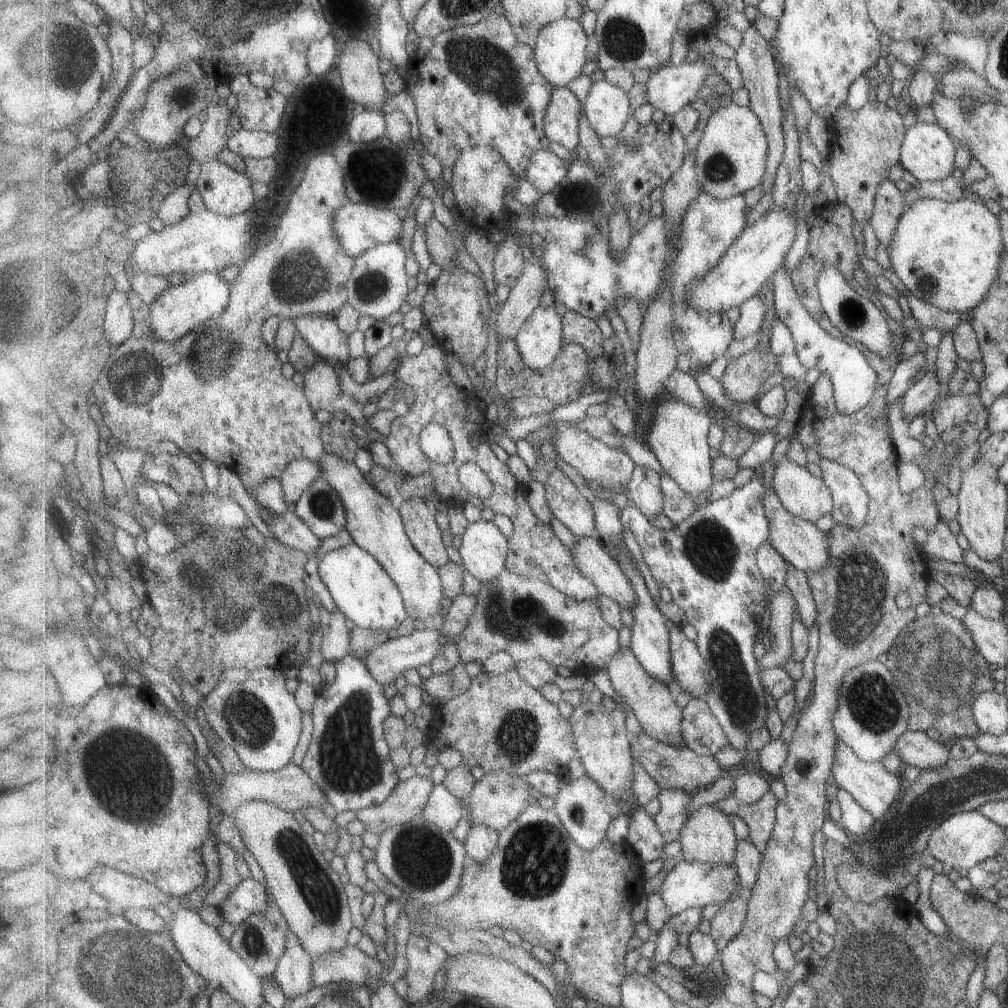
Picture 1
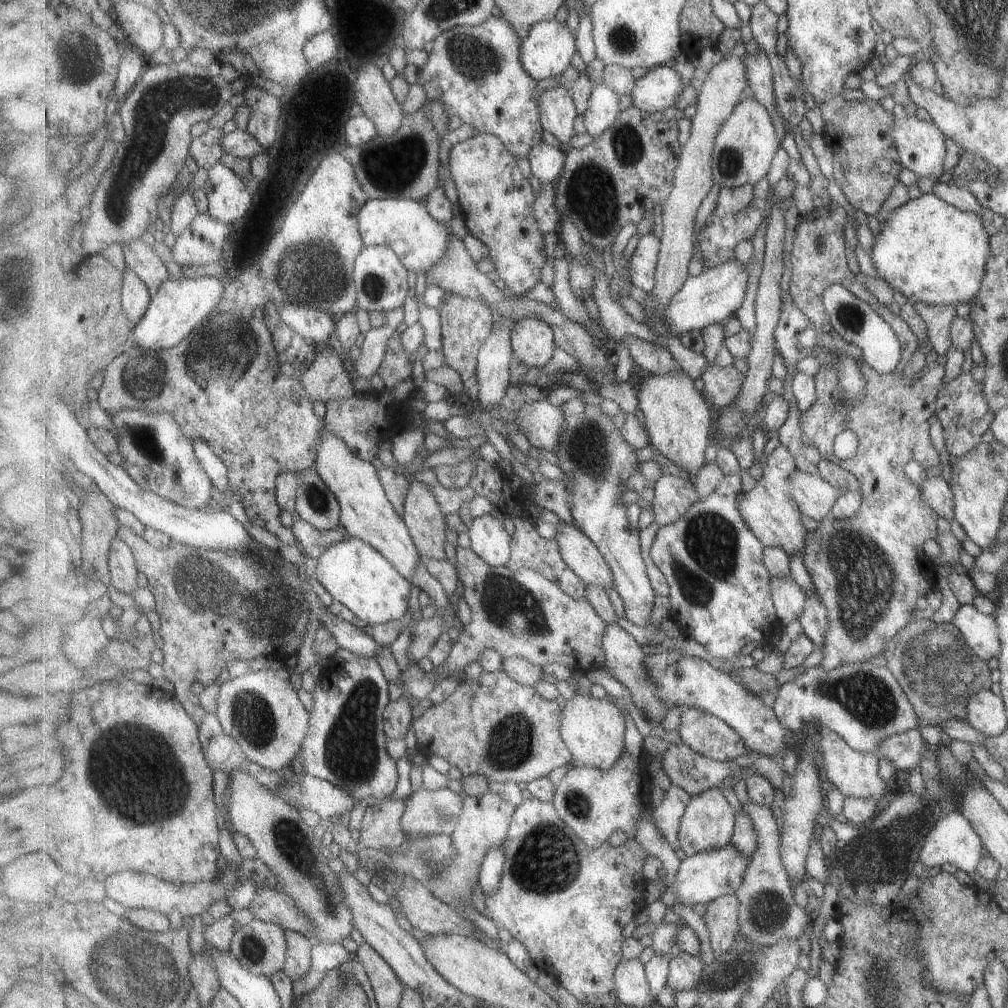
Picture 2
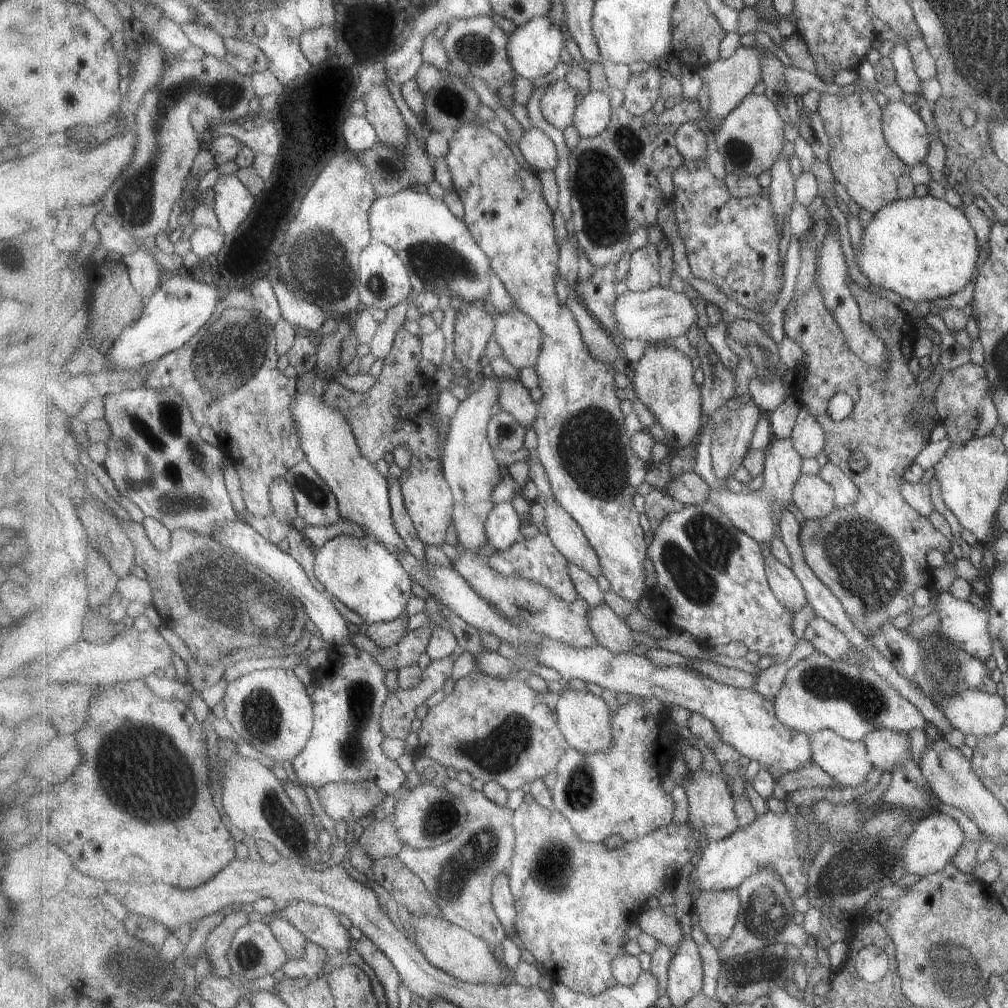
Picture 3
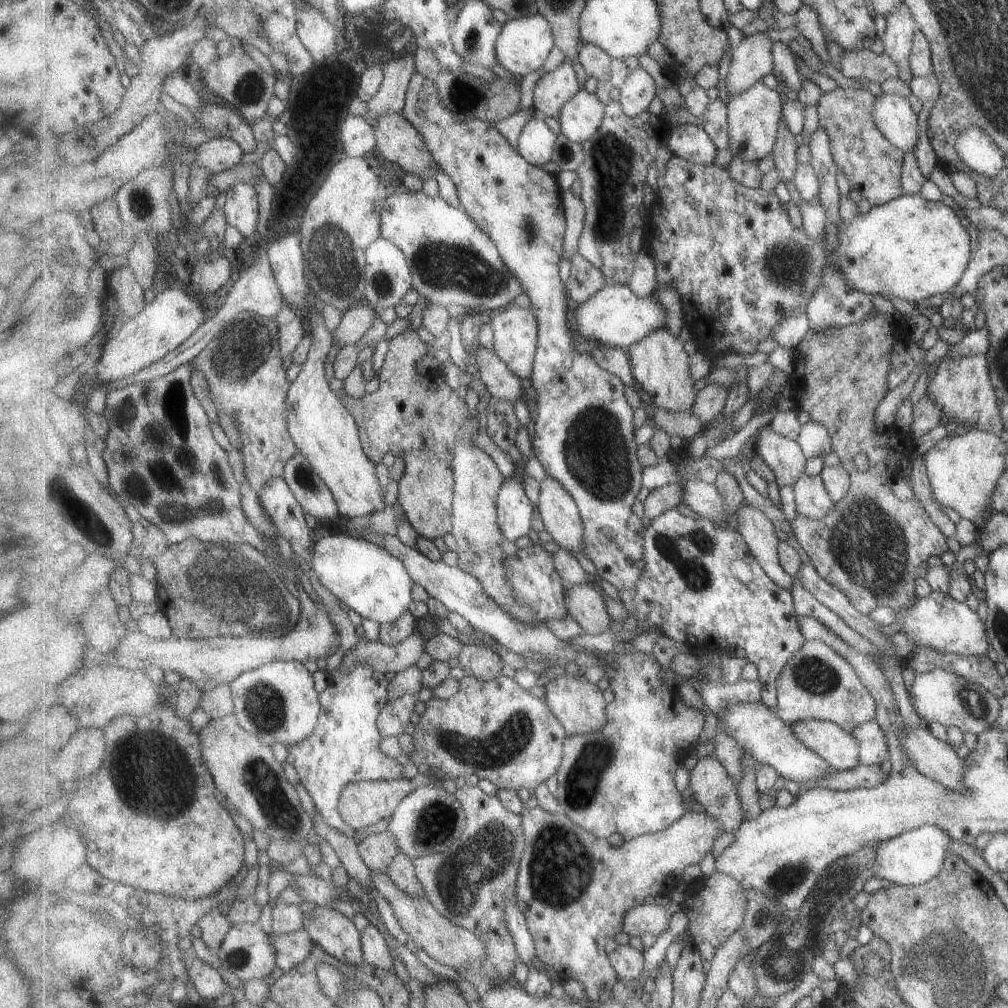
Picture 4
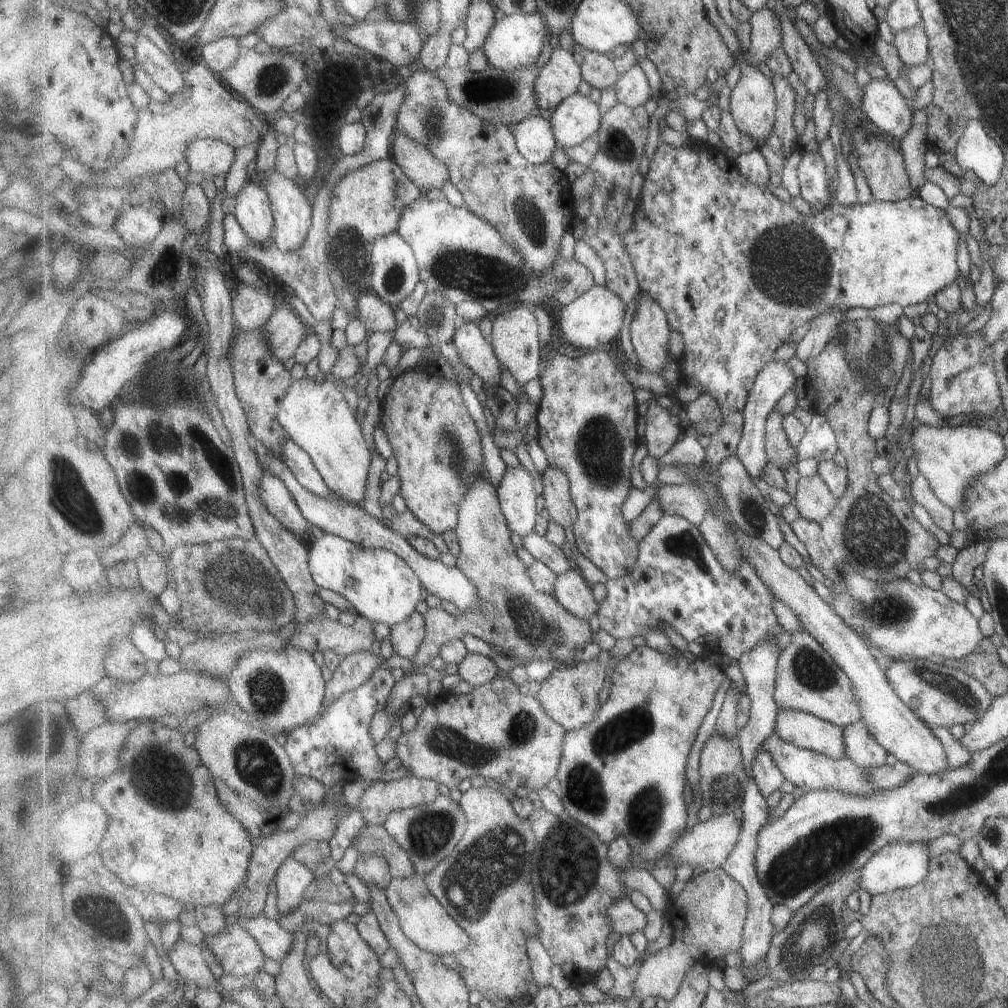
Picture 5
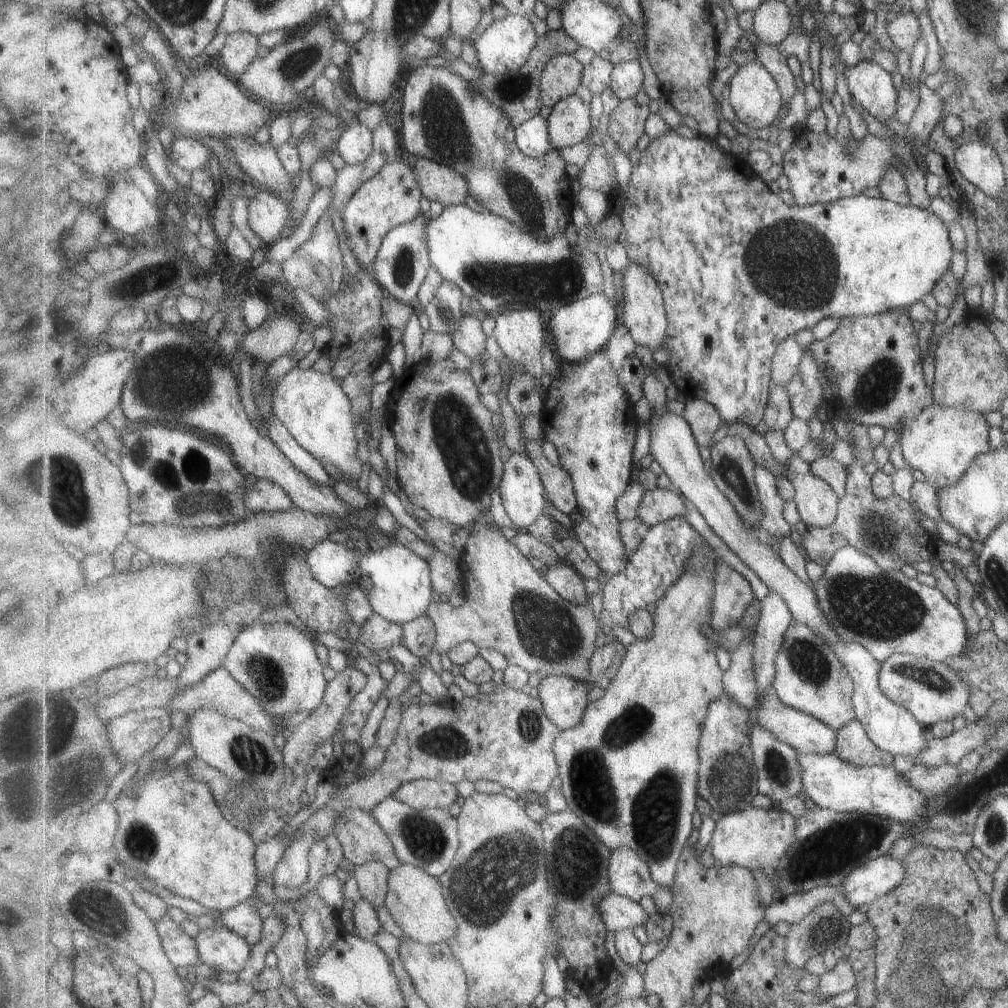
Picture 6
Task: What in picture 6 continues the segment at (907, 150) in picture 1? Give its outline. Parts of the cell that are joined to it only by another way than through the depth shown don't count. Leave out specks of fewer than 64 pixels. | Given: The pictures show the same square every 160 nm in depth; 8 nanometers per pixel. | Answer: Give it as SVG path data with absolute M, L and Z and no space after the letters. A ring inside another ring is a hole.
M863 59L855 66L845 65L844 78L854 102L880 121L895 119L899 96L890 72L869 59Z

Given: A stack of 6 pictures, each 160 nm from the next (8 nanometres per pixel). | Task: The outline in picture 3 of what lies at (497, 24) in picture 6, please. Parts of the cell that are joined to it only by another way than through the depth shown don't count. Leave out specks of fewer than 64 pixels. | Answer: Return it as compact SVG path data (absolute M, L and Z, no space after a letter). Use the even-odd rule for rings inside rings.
M548 16L536 17L527 22L521 28L517 27L510 34L507 54L509 60L513 62L513 68L518 76L534 81L549 74L558 62L561 62L561 50L565 47L565 41L568 38L566 32L551 21Z

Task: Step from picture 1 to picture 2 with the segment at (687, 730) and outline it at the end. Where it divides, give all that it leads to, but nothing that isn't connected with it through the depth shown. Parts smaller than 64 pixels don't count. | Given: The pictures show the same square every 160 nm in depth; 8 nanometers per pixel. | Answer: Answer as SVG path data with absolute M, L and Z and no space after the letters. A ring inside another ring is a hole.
M690 707L681 714L677 732L691 750L718 761L733 761L743 754L756 758L745 741L727 722L700 709Z

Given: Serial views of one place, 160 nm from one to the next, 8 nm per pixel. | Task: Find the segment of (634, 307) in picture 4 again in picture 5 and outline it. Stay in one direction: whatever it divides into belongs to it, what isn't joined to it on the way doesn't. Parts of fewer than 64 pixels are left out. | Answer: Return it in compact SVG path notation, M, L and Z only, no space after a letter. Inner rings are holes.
M595 285L587 293L573 301L569 306L554 315L557 332L564 344L572 344L577 348L599 348L599 344L618 342L619 332L626 322L627 307L624 299L615 294L606 285Z

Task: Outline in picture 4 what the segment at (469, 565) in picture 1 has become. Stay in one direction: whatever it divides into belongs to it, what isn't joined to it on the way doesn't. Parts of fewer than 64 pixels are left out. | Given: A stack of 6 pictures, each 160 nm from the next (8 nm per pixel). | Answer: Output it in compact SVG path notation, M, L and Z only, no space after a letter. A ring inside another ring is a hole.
M517 470L518 475L512 475L507 478L504 485L501 487L500 493L498 494L498 520L501 530L504 532L507 541L515 542L517 538L528 535L534 532L533 528L533 517L537 506L529 500L529 496L525 494L525 486L523 486L523 477Z

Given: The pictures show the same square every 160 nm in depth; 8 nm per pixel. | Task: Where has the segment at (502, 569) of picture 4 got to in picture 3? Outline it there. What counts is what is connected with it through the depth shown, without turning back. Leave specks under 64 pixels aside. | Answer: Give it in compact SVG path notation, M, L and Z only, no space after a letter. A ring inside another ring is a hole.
M491 373L491 377L483 378L477 392L469 394L461 402L451 423L442 457L443 474L454 495L453 525L458 541L464 548L475 554L481 550L483 544L488 544L487 536L485 536L485 522L495 507L493 492L500 484L499 480L503 480L499 464L493 456L492 443L488 434L489 422L500 404L501 392L499 390L501 390L501 377Z

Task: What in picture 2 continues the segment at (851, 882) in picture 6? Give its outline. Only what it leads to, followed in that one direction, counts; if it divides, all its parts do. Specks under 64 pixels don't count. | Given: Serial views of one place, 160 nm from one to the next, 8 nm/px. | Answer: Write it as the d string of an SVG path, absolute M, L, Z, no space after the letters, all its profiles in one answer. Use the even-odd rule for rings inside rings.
M951 811L941 816L926 836L925 846L920 850L920 862L926 868L937 868L947 862L947 864L953 864L956 869L968 873L973 872L984 853L980 837L973 830L968 819L964 819L957 811Z

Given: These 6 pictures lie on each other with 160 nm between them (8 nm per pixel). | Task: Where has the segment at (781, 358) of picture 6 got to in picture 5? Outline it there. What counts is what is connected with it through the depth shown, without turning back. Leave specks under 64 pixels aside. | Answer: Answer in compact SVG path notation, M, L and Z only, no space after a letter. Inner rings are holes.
M774 360L756 378L750 401L744 408L744 429L736 452L753 478L761 478L770 462L766 451L766 422L769 415L776 408L779 400L783 398L783 394L787 394L793 386L800 383L797 377L788 362Z

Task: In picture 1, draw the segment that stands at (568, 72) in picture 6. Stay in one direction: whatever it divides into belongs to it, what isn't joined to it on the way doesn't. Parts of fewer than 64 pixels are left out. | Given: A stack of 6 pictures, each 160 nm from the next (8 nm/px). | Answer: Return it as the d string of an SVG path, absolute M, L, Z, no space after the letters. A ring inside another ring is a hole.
M557 87L544 118L545 134L551 142L557 142L574 152L580 143L580 116L583 104L567 87Z

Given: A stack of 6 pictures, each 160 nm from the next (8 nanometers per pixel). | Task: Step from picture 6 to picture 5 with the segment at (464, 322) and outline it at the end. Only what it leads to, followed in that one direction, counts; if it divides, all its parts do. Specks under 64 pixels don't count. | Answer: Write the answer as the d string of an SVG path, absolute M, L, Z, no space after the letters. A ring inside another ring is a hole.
M466 321L456 330L452 342L461 362L477 374L484 385L499 385L502 362L492 342L483 336L478 321Z

